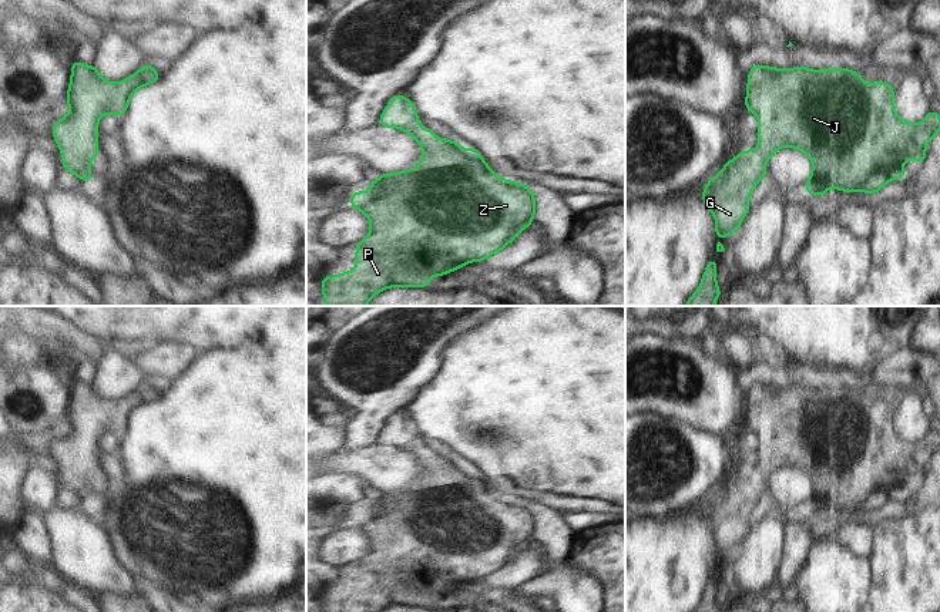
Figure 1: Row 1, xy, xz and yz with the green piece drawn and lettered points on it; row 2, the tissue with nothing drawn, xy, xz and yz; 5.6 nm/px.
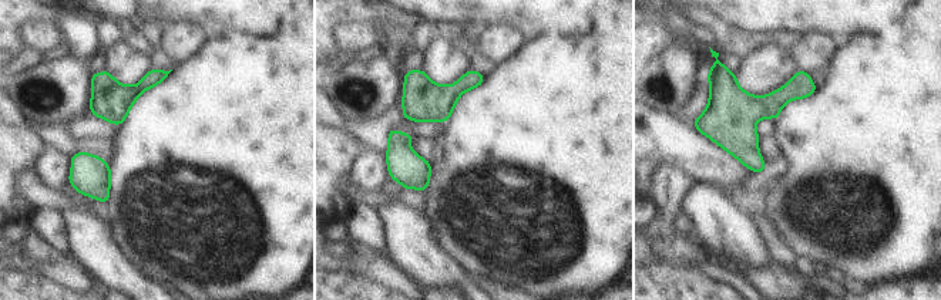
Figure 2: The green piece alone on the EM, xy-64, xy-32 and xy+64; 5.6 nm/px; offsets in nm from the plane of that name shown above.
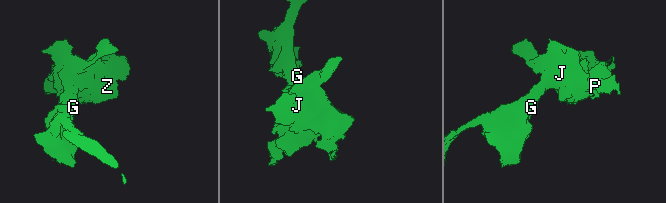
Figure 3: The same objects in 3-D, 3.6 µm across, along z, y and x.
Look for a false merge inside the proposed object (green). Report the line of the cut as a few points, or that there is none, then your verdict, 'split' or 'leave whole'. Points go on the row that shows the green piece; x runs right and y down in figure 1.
no cut | leave whole

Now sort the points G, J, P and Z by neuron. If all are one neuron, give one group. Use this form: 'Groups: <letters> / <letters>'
Groups: G J P Z

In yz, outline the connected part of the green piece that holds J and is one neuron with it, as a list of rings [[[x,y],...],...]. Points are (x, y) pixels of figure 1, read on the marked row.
[[[753,65],[748,73],[746,111],[752,111],[759,121],[756,149],[741,151],[736,158],[729,159],[724,169],[706,182],[702,201],[709,212],[716,218],[715,233],[726,238],[735,233],[749,212],[749,198],[761,179],[766,179],[766,167],[775,151],[788,145],[796,148],[812,158],[812,175],[806,181],[806,194],[816,194],[816,198],[826,195],[830,186],[839,192],[855,191],[876,194],[892,179],[904,179],[903,164],[907,159],[926,161],[926,147],[929,141],[940,132],[940,114],[929,111],[919,124],[903,121],[894,111],[894,87],[880,80],[866,84],[860,74],[849,68],[825,68],[820,71],[793,67],[790,70],[772,68],[769,65]]]

